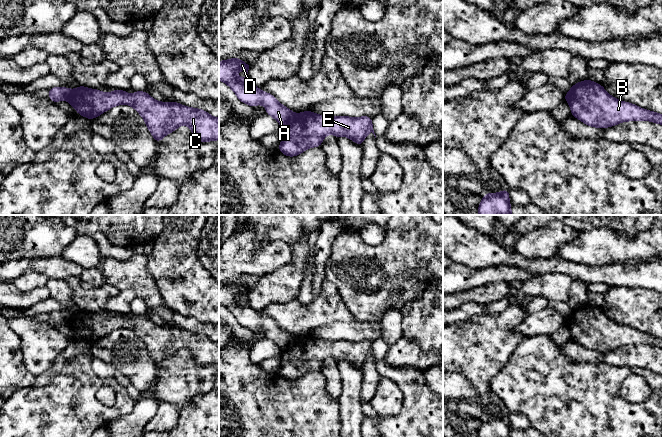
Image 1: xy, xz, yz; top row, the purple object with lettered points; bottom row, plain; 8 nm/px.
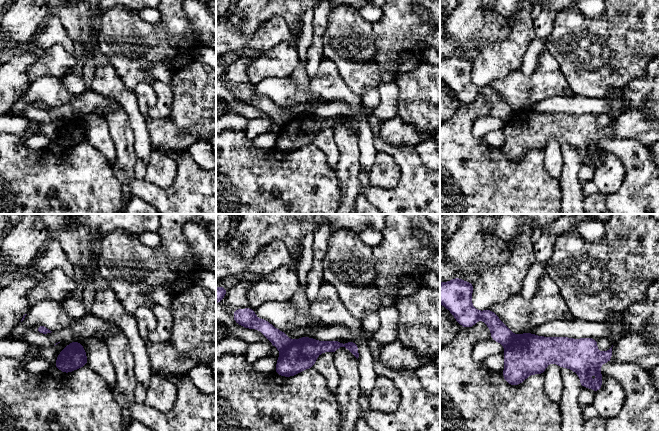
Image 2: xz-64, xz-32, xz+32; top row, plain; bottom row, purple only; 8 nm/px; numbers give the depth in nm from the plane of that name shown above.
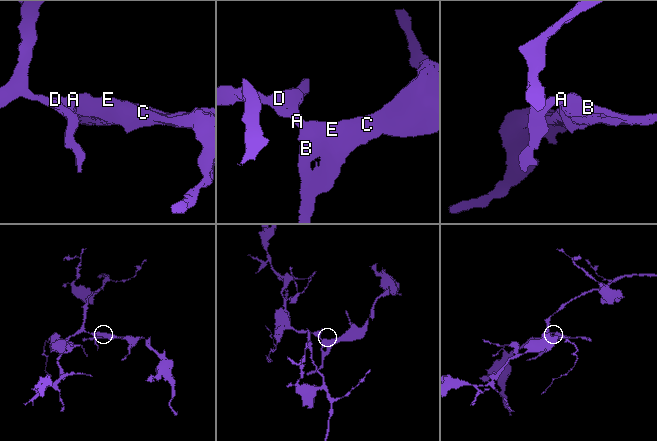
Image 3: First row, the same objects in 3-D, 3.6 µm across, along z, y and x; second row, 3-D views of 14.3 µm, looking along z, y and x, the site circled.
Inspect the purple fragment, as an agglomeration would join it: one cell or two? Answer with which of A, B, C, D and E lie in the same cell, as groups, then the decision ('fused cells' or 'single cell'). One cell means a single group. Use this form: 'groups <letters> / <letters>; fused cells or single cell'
groups A D / B C E; fused cells

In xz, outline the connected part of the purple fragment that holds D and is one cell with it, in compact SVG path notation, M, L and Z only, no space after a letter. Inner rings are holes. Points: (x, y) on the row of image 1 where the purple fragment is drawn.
M237 56L232 59L219 61L219 80L225 82L236 94L237 98L251 107L262 104L266 108L266 114L273 117L284 127L295 117L295 113L280 104L276 98L250 83L248 79L249 65L241 61ZM245 70L246 78L238 78L236 72Z

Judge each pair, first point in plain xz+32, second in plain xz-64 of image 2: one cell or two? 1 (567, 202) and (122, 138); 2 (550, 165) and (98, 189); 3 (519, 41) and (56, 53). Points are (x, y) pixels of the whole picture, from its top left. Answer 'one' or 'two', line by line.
1: one
2: two
3: one

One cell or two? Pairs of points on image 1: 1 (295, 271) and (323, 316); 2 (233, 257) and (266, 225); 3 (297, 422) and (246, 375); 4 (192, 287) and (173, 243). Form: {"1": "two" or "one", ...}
{"1": "two", "2": "two", "3": "one", "4": "one"}

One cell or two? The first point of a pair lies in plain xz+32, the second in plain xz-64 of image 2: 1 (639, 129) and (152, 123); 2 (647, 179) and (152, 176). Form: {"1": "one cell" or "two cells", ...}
{"1": "one cell", "2": "two cells"}

